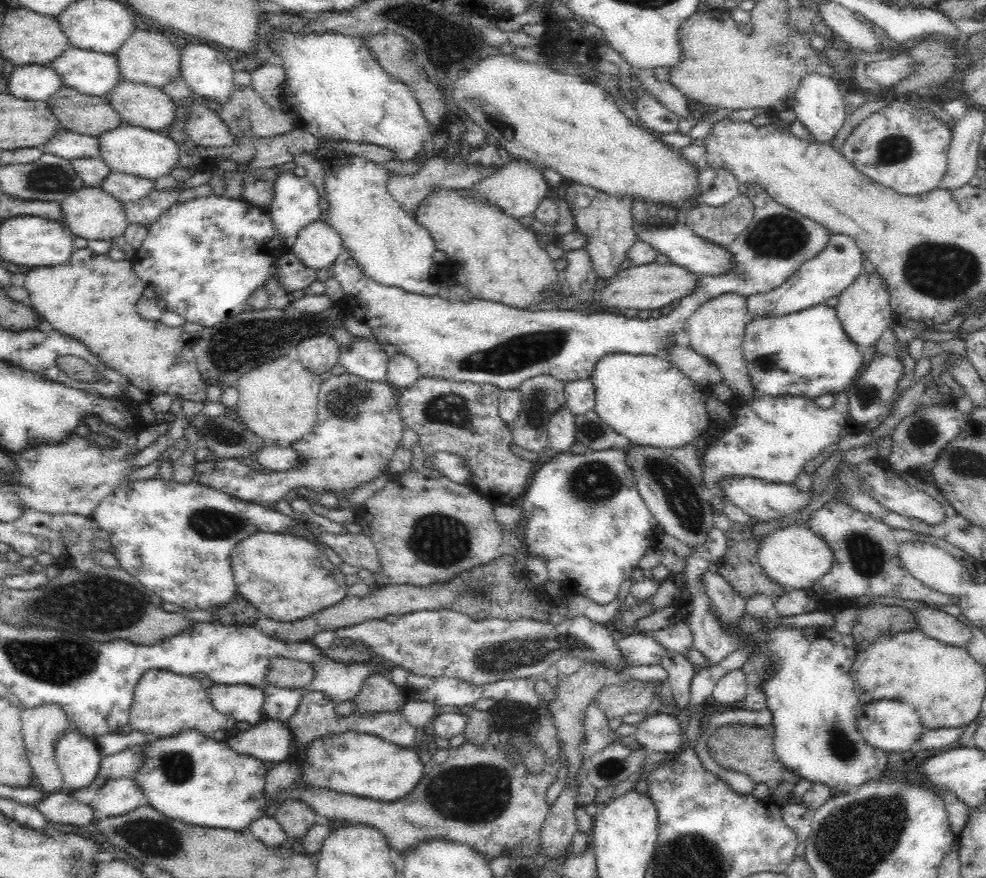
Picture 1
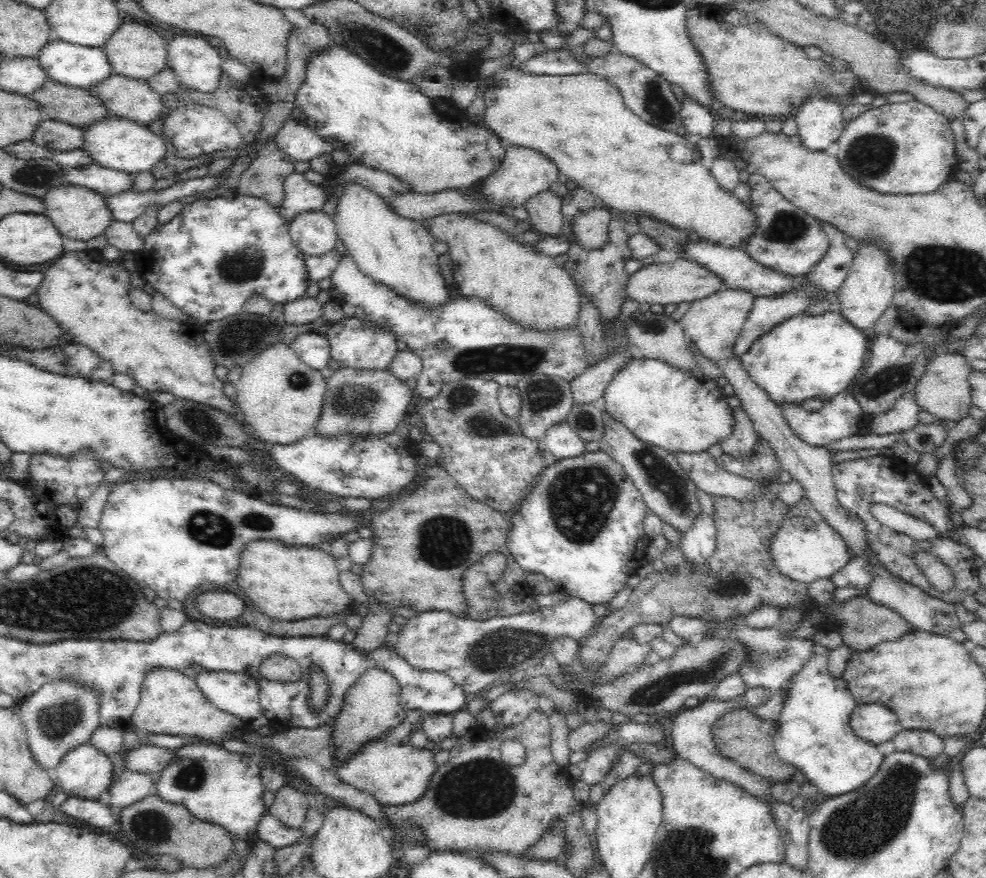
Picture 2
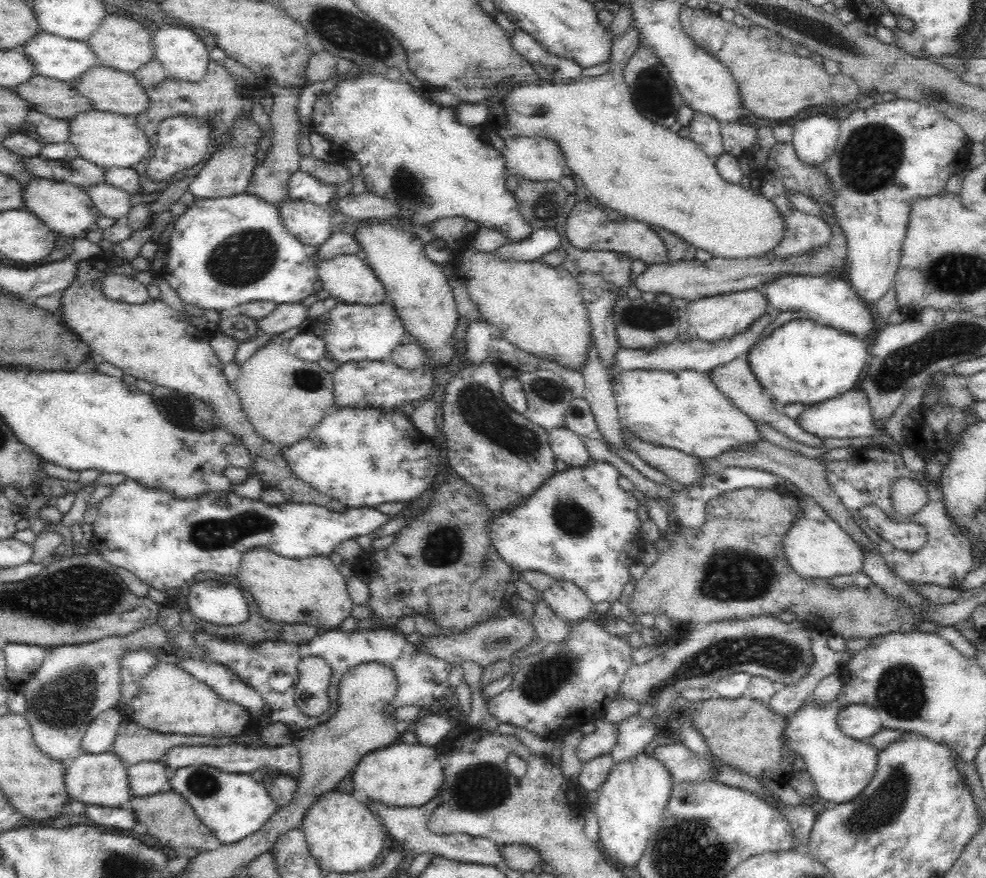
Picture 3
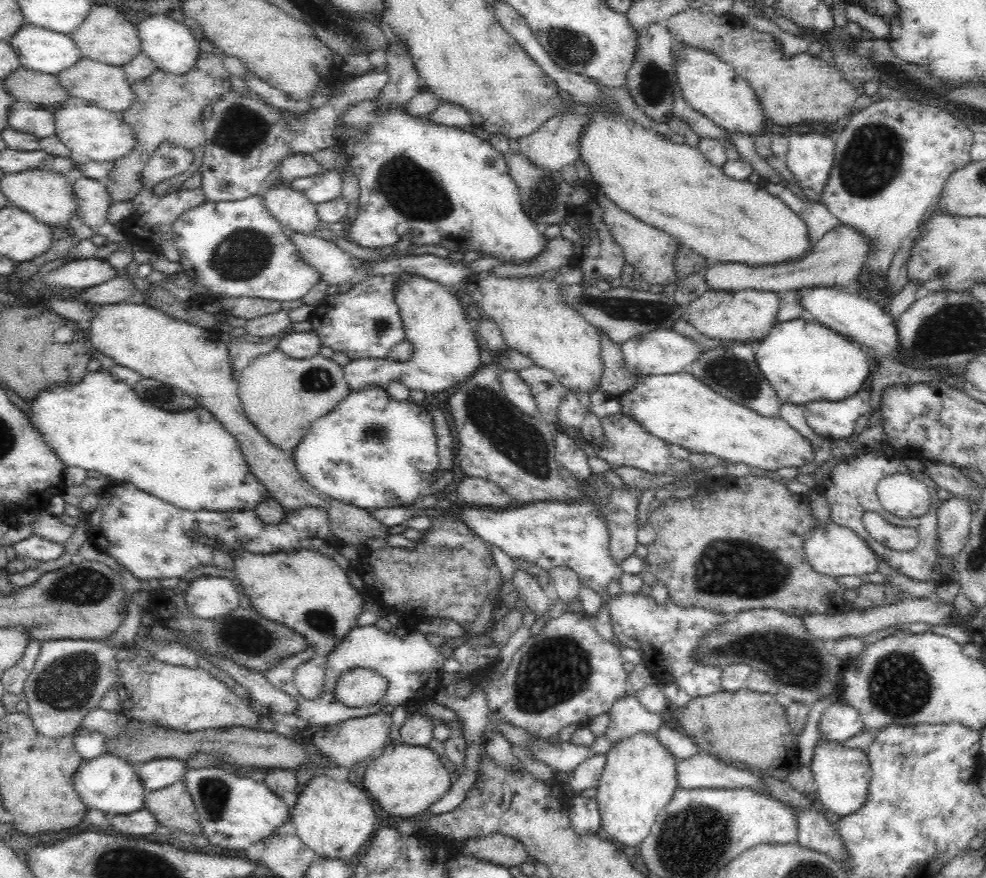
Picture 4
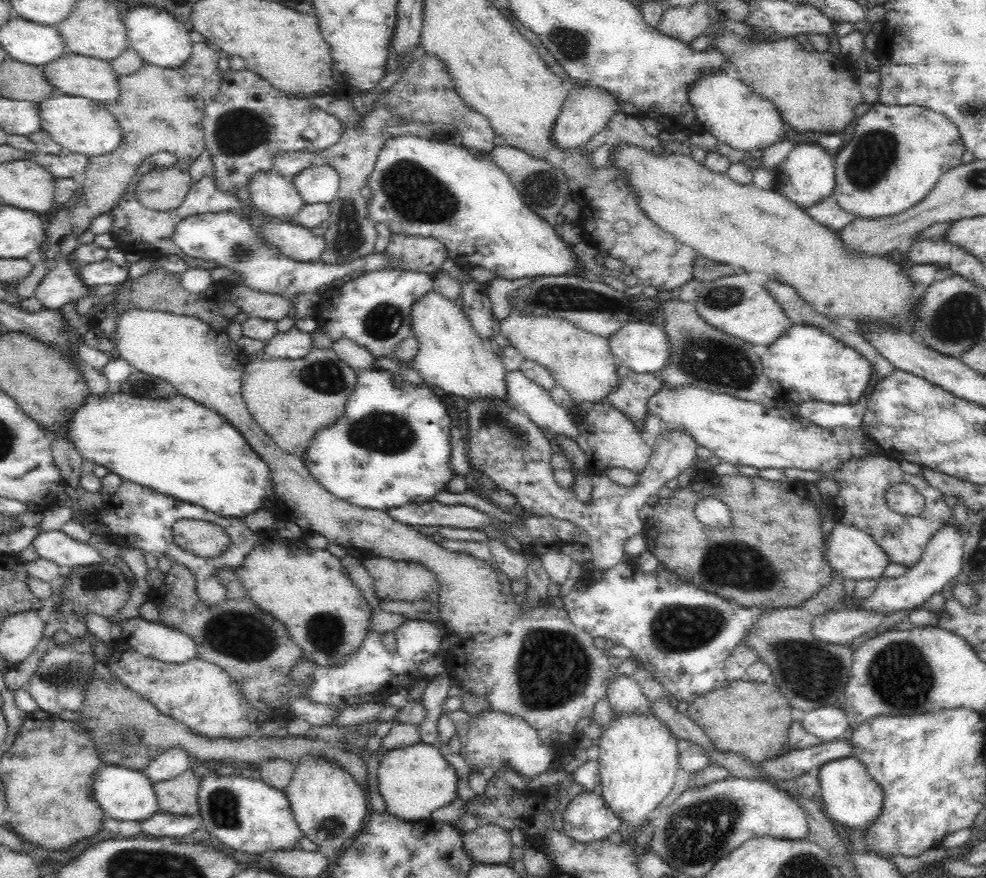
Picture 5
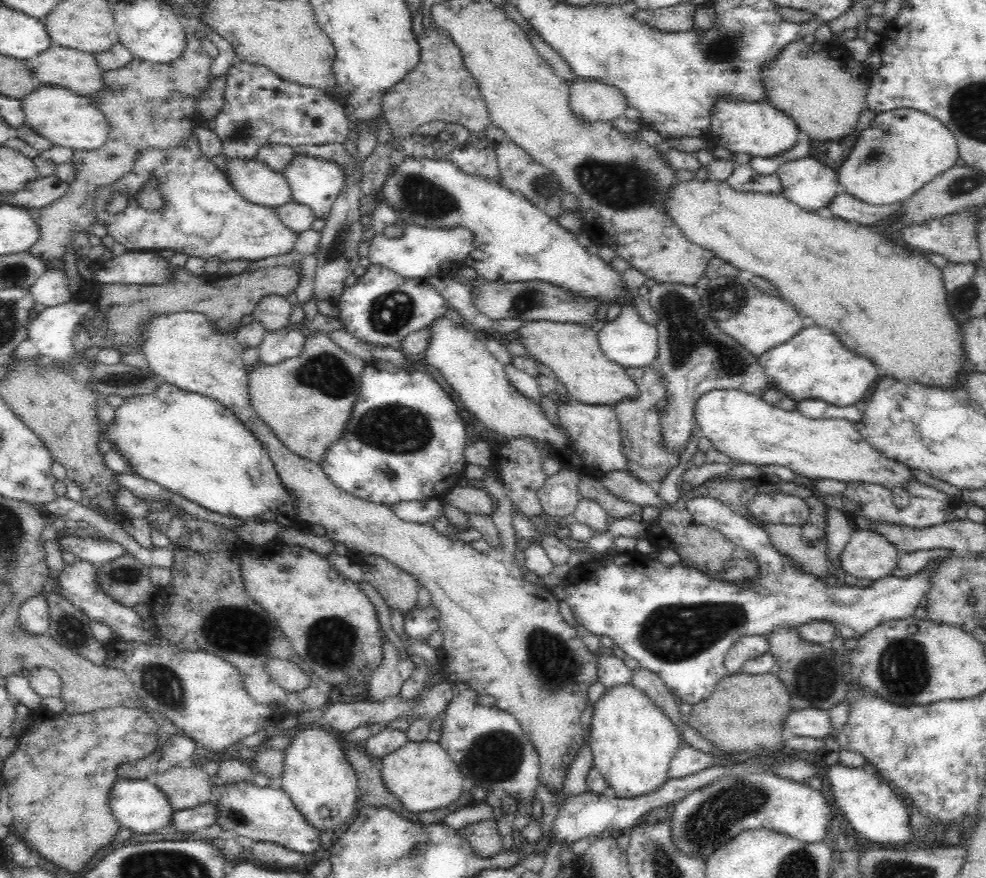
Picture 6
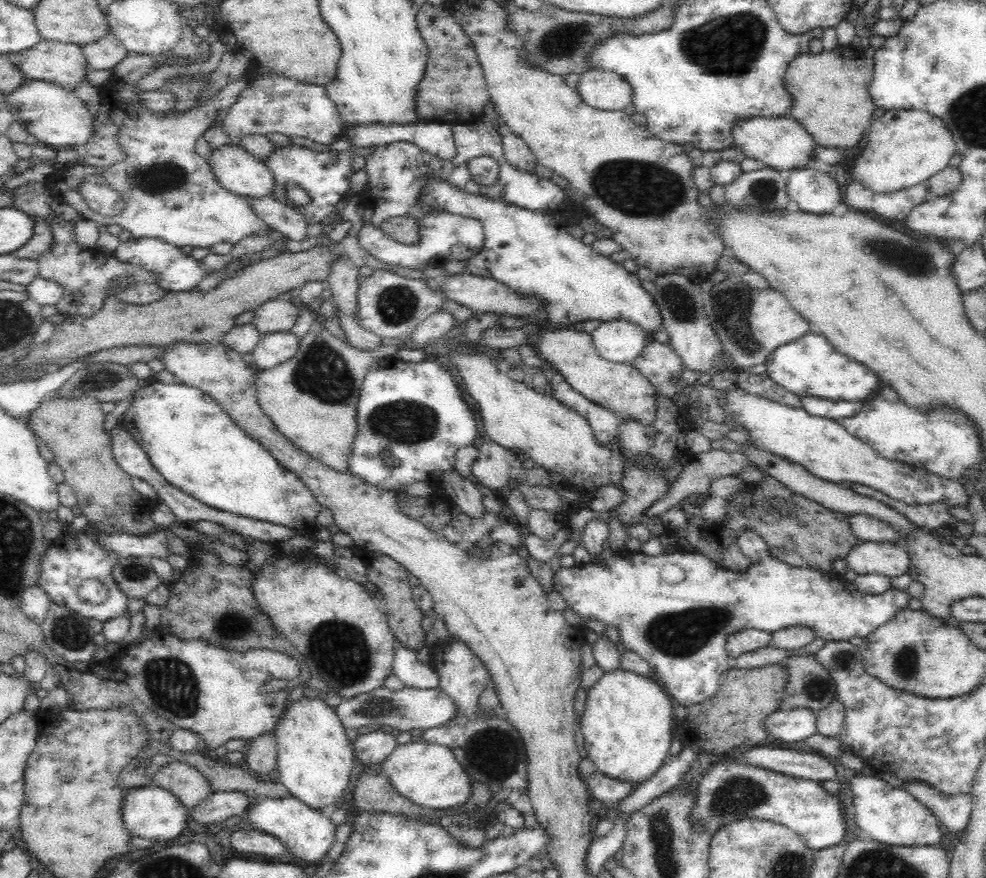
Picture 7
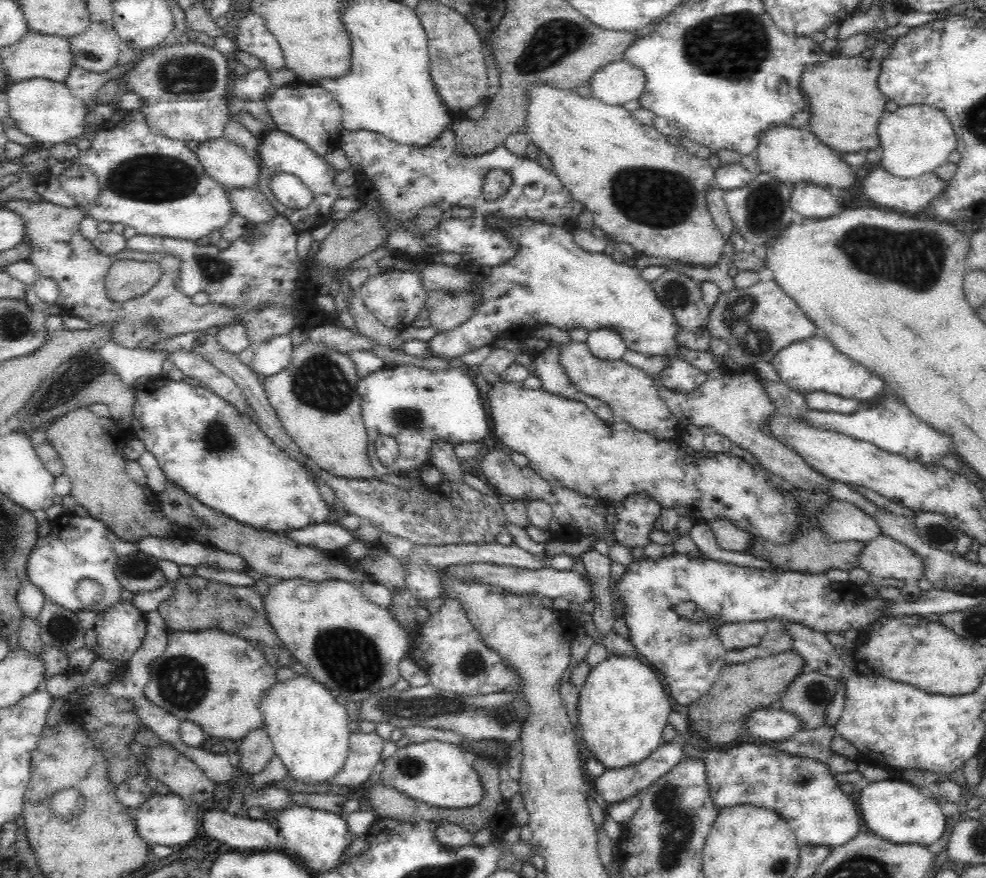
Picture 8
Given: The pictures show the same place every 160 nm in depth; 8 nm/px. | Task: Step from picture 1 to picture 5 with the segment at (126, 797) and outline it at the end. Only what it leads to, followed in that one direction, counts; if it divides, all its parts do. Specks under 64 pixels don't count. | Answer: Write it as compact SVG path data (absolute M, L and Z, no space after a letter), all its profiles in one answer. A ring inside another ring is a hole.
M169 748L150 760L143 771L152 784L172 780L190 768L190 759L184 749Z

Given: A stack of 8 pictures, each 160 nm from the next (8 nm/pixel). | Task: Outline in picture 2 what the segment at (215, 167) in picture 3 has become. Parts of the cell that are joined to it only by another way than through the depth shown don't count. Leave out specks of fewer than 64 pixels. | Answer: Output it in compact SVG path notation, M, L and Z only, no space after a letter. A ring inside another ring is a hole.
M204 174L201 177L179 180L164 189L152 189L142 192L130 189L129 191L106 197L106 199L114 221L131 223L147 210L153 208L160 210L165 204L184 198L184 196L192 196L197 192L206 193L219 186L229 186L228 182L230 182L230 178L226 180L224 177L218 177L218 175L205 176Z

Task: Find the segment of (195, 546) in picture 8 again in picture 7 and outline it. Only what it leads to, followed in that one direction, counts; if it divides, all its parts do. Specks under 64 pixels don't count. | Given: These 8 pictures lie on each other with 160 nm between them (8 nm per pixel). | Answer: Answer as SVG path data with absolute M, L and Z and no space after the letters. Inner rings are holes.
M128 533L98 534L94 541L104 549L116 553L118 558L152 557L166 559L170 547L167 548L165 533L155 533L153 536L138 537Z

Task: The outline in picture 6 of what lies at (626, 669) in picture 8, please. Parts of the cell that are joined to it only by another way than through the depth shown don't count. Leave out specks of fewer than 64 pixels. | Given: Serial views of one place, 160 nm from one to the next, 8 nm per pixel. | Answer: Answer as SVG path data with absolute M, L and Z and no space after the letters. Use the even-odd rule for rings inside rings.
M634 685L608 689L595 703L590 734L586 743L593 752L593 766L602 773L609 792L618 798L636 798L664 786L671 760L682 746L674 723Z

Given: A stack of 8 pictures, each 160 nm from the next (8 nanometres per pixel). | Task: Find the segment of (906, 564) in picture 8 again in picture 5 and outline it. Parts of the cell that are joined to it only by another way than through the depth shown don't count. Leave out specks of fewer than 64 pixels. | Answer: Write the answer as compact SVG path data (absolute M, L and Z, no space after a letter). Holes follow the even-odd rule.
M836 522L834 528L824 533L824 559L828 561L830 569L841 574L845 579L864 580L882 575L884 568L890 564L888 555L876 544L867 532L856 527Z

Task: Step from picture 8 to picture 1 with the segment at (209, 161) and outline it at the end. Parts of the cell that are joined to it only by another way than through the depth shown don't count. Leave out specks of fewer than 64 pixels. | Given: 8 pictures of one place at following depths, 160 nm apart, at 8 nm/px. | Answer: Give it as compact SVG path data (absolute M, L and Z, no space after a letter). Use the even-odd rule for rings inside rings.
M316 222L300 229L290 252L312 271L328 269L343 249L340 235L327 222Z

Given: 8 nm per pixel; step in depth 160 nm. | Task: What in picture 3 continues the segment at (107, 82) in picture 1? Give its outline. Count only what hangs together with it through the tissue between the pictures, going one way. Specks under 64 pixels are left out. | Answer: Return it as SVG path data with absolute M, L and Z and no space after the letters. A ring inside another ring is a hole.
M40 31L32 37L22 48L35 68L35 74L64 82L72 82L98 65L96 53L87 41L70 40L48 32Z

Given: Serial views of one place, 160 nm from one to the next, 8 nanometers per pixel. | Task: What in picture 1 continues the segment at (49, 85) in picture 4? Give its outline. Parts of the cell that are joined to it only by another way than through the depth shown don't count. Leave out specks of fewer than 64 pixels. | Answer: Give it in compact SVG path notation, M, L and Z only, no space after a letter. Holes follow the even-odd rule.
M64 86L47 103L62 128L82 136L98 138L123 124L106 96L85 95Z

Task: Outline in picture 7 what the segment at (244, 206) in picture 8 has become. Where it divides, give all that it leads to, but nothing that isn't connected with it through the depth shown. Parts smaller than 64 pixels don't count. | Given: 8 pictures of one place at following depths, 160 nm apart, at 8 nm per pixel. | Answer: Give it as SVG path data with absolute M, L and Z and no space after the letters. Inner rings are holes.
M273 195L264 198L249 199L254 212L264 220L272 230L282 232L292 240L304 240L309 222L292 205L282 204Z

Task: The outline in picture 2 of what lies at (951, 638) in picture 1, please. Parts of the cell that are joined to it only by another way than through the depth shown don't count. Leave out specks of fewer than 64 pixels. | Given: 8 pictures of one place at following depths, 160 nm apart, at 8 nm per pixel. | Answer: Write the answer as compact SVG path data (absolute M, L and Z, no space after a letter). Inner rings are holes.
M882 565L875 566L875 577L869 584L867 592L862 596L872 600L872 602L894 609L916 630L946 636L953 630L962 628L954 604L944 602L939 598L926 594L922 589L910 583L905 583L902 579L892 575L892 573L884 571Z

